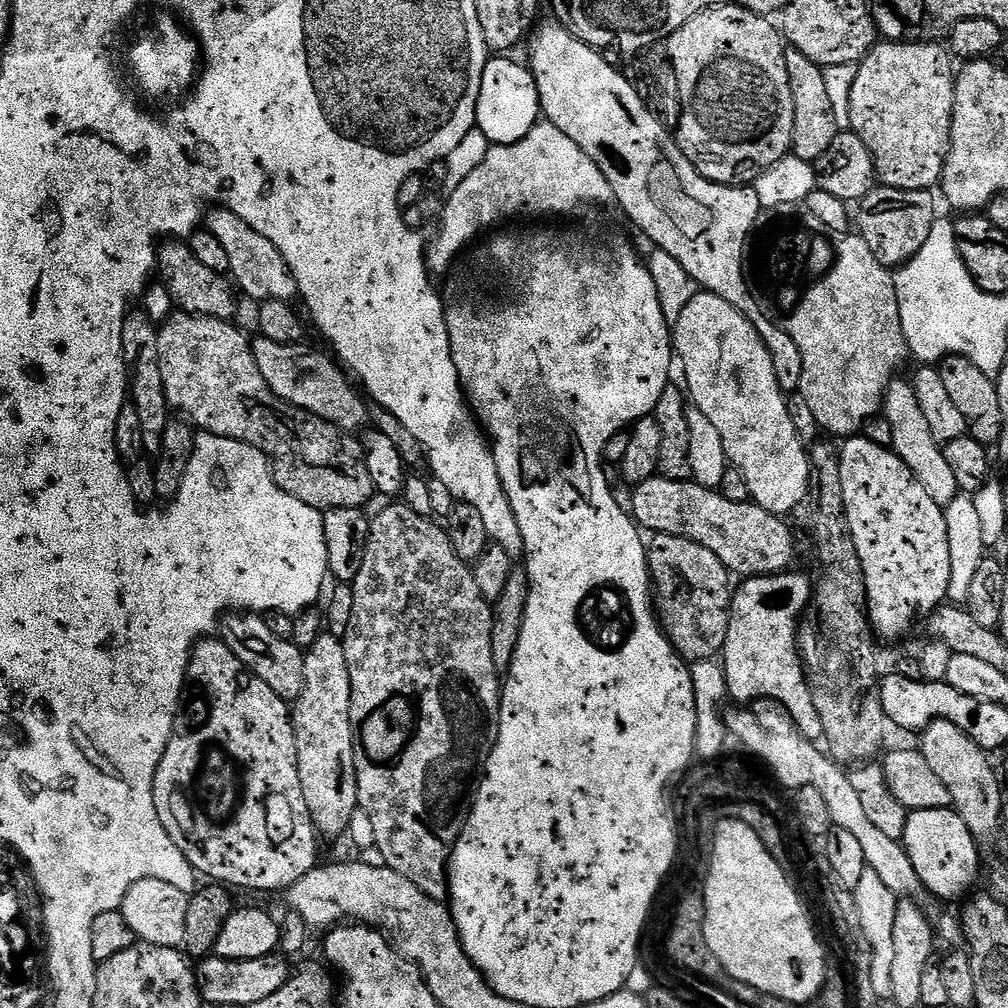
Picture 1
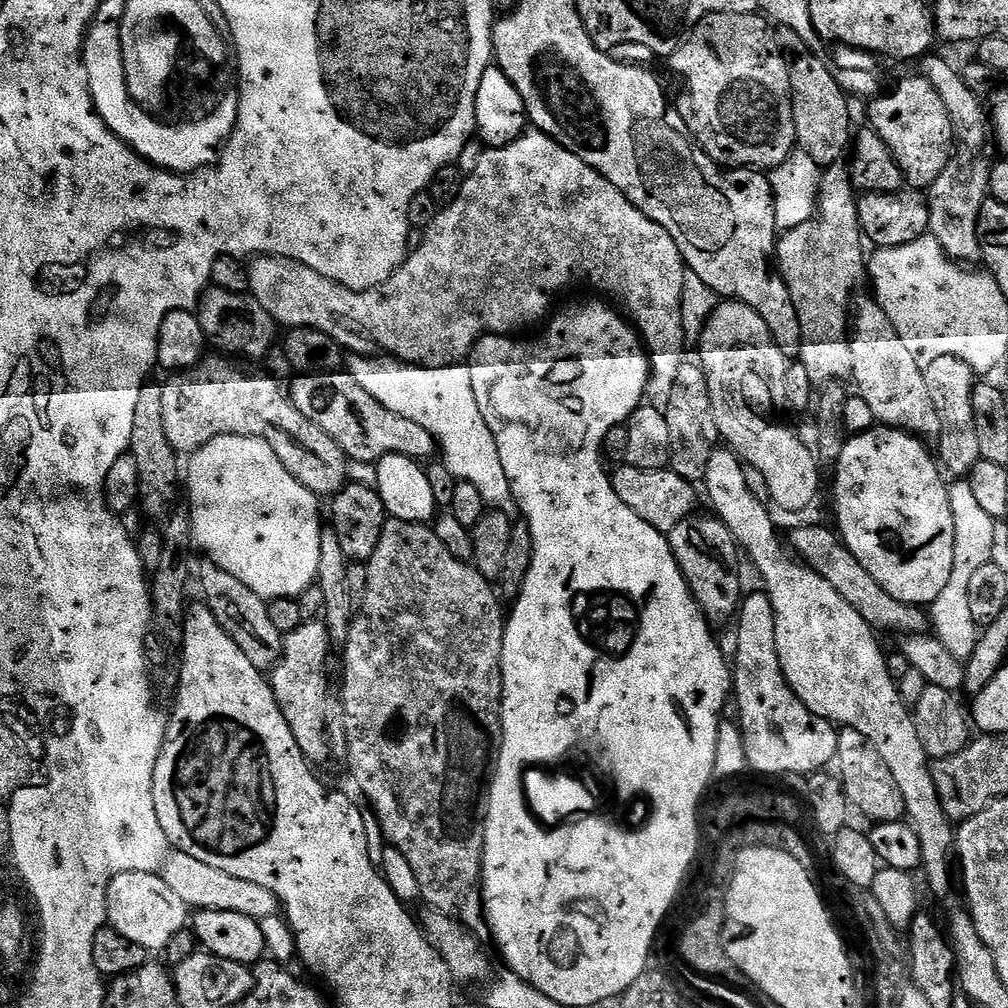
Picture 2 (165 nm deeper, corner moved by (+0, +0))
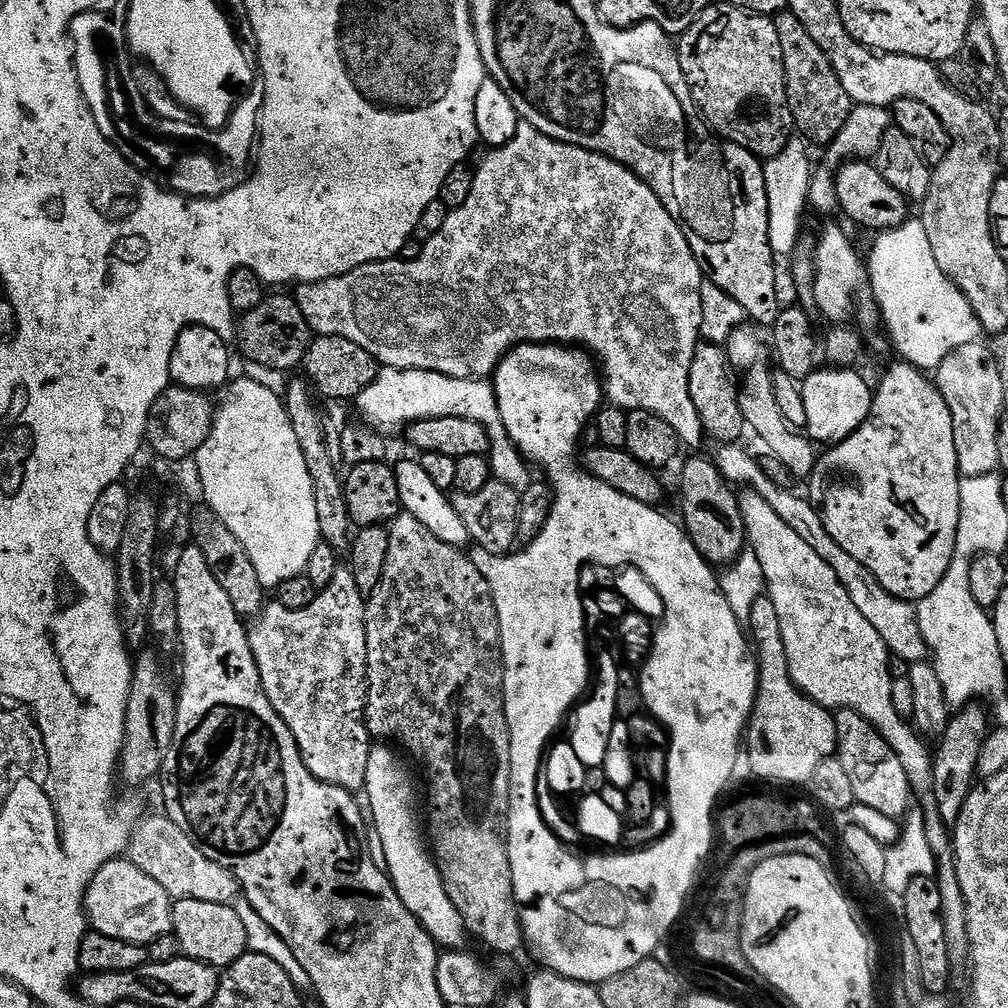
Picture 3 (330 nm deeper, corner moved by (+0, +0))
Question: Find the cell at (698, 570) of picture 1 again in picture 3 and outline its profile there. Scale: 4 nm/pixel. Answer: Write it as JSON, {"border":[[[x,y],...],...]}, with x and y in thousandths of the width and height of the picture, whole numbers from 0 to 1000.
{"border":[[[687,450],[675,468],[677,523],[703,560],[722,562],[733,555],[740,544],[734,498],[727,481],[710,465],[709,459],[703,453],[701,456],[690,451],[694,450]]]}

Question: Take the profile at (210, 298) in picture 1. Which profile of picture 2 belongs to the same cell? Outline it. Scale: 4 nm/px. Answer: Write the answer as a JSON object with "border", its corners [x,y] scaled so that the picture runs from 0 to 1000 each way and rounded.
{"border":[[[213,284],[207,285],[196,303],[196,313],[205,342],[212,343],[213,348],[223,352],[257,358],[263,356],[264,350],[275,340],[276,323],[273,317],[247,291],[224,289]]]}

